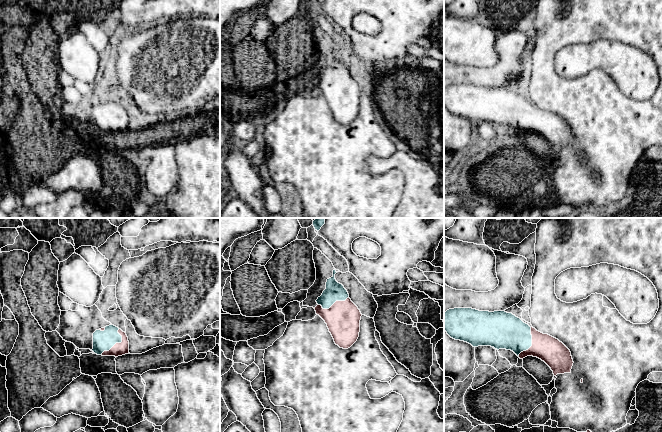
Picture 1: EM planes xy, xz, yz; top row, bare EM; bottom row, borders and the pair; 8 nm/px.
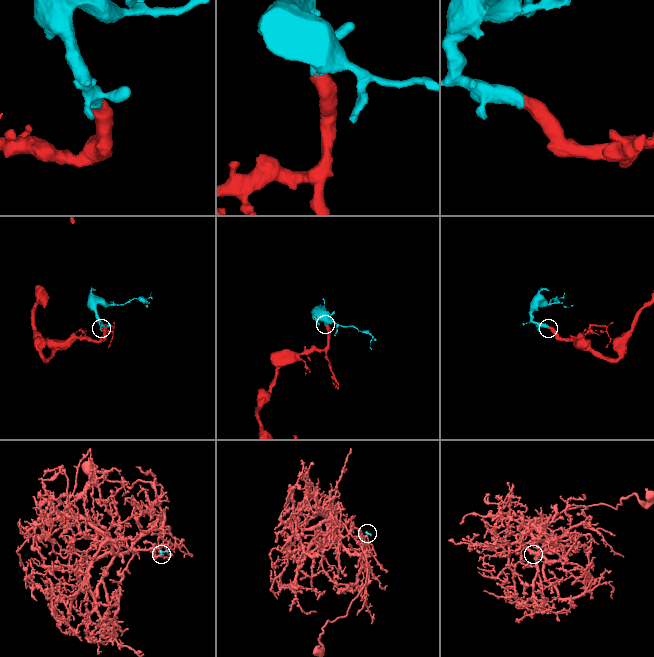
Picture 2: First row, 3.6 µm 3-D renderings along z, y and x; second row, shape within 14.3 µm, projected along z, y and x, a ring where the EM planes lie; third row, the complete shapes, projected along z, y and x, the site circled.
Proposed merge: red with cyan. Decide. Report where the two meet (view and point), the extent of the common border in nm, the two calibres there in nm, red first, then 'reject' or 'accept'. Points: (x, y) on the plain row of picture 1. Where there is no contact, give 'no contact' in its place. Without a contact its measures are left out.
xy (117, 119) | 260 nm | 110/160 nm | accept

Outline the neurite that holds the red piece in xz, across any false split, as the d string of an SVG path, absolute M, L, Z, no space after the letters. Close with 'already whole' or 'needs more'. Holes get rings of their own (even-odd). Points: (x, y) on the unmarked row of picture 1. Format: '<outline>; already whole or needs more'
M334 45L333 52L327 55L326 65L316 76L318 81L314 85L327 100L335 120L348 125L359 113L362 90L344 62L336 57L336 49Z; needs more

